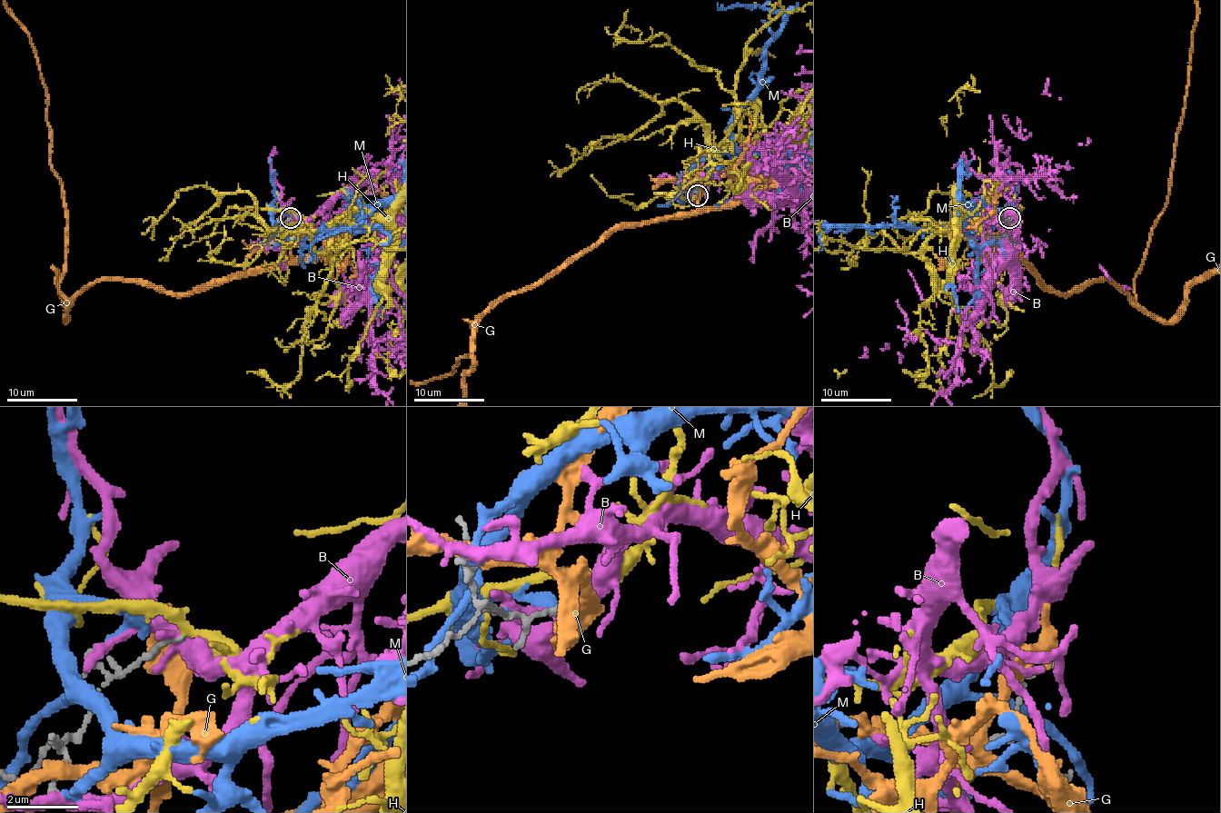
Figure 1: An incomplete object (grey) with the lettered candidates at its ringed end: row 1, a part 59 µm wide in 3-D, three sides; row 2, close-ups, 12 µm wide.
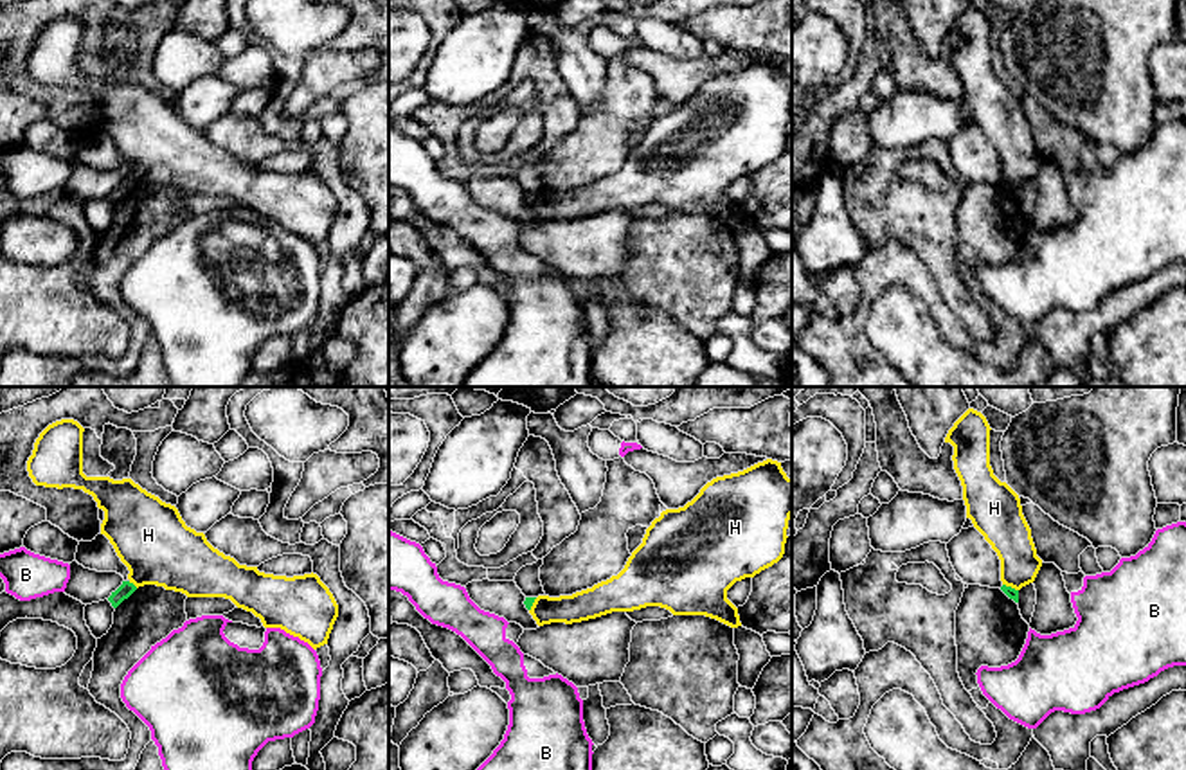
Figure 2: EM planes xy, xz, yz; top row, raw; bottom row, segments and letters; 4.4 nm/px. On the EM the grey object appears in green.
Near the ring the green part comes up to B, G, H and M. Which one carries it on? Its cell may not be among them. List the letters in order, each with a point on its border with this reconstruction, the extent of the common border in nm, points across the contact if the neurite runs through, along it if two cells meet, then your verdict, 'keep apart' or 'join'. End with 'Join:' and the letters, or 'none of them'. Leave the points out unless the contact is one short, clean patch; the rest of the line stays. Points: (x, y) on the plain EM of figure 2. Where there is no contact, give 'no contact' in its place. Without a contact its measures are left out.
B: no contact; keep apart
G: no contact; keep apart
H: contact xy (132, 180); length 50 nm; border xy (128, 179), (137, 184); keep apart
M: no contact; keep apart
Join: none of them

